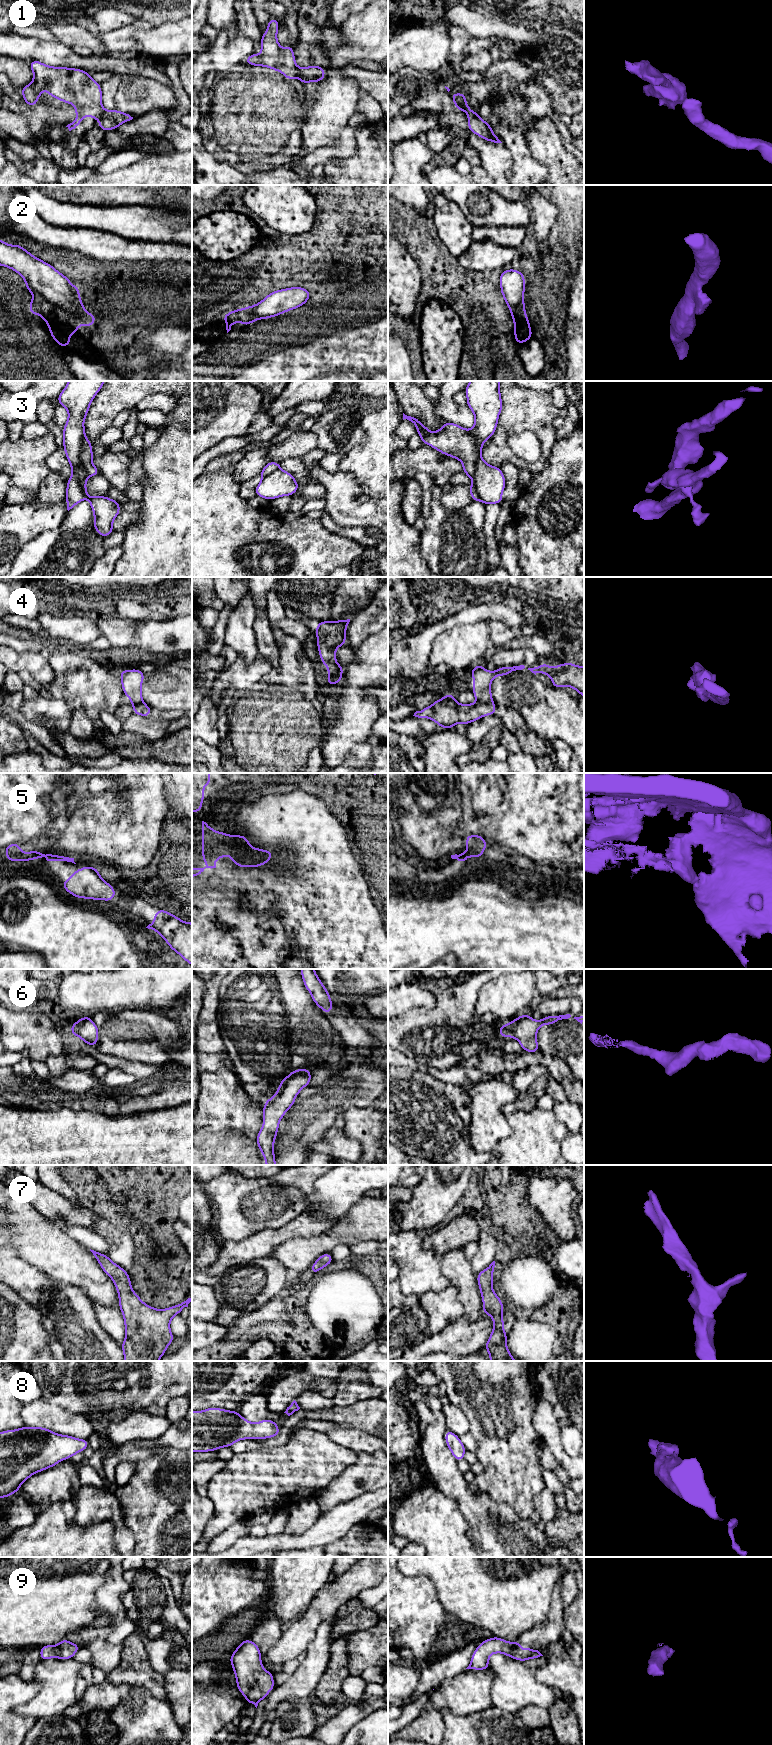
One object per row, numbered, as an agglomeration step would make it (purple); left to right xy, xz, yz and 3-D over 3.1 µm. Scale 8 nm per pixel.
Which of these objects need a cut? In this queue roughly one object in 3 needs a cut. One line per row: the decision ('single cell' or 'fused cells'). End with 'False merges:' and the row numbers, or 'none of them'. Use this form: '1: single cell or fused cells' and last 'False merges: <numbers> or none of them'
1: fused cells
2: fused cells
3: fused cells
4: fused cells
5: fused cells
6: single cell
7: single cell
8: single cell
9: single cell
False merges: 1, 2, 3, 4, 5

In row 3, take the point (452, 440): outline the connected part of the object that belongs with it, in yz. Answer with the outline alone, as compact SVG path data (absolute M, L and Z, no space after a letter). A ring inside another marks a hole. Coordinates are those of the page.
M403 413L404 419L415 425L422 444L429 445L444 455L460 460L463 465L462 472L475 481L478 452L471 430L445 421L444 426L433 433L414 417Z

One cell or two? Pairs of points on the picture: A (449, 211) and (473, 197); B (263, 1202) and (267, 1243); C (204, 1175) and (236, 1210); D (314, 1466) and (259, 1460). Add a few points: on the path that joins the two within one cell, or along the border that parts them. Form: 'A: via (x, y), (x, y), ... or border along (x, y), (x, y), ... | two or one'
A: border along (442, 195), (453, 201), (472, 225) | two
B: border along (289, 1222), (278, 1228), (263, 1229), (245, 1238) | two
C: border along (220, 1175), (204, 1183) | two
D: via (300, 1466), (273, 1466) | one

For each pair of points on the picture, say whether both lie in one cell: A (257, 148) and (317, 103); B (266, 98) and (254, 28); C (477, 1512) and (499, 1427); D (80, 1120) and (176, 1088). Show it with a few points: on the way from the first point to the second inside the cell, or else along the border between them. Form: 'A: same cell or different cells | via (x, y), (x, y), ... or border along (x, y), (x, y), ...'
A: different cells | border along (303, 98), (305, 121), (300, 129), (301, 135)
B: different cells | border along (262, 33), (259, 45)
C: different cells | border along (468, 1483), (474, 1493), (486, 1493), (503, 1503)
D: different cells | border along (79, 1110), (100, 1110), (109, 1115), (125, 1115)

